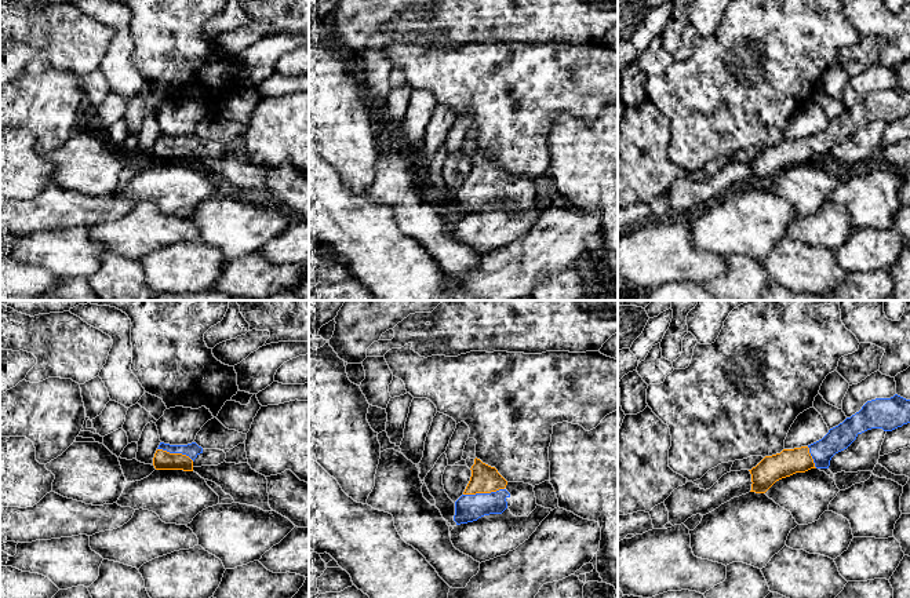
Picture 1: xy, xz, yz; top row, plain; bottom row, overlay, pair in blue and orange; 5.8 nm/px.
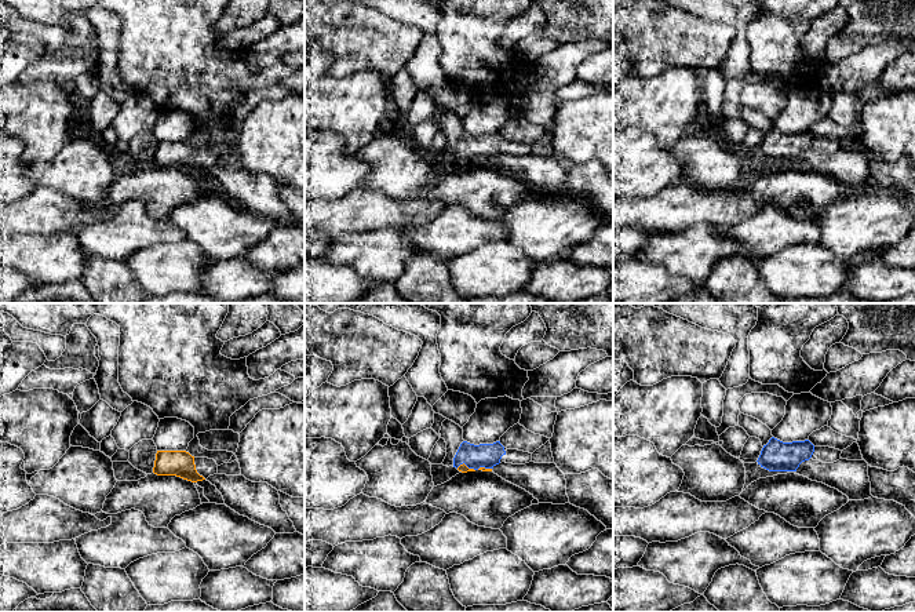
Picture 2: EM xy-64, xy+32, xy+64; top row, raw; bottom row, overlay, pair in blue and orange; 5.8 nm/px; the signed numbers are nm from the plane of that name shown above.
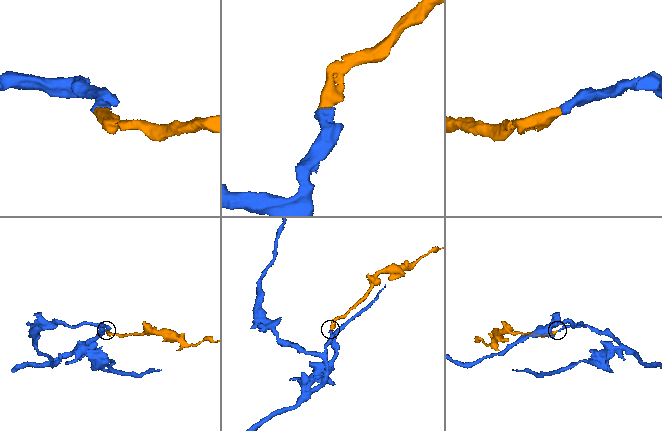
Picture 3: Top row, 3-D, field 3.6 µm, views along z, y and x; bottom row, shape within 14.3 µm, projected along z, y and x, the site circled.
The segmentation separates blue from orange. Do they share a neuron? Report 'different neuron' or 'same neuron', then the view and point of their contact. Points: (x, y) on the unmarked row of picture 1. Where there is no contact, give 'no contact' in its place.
same neuron; contact xz (483, 185)

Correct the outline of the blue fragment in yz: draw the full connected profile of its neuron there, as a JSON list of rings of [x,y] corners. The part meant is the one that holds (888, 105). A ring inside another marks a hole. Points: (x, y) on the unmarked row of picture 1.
[[[898,85],[867,92],[859,103],[829,121],[819,132],[765,147],[750,163],[751,182],[765,185],[776,172],[811,160],[829,160],[831,149],[847,141],[859,125],[882,120],[892,123],[910,114],[910,91]]]

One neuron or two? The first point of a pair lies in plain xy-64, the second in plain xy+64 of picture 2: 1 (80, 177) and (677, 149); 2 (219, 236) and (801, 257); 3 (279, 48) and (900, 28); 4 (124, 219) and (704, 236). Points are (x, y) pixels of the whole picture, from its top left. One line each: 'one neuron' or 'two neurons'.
1: one neuron
2: two neurons
3: two neurons
4: two neurons

